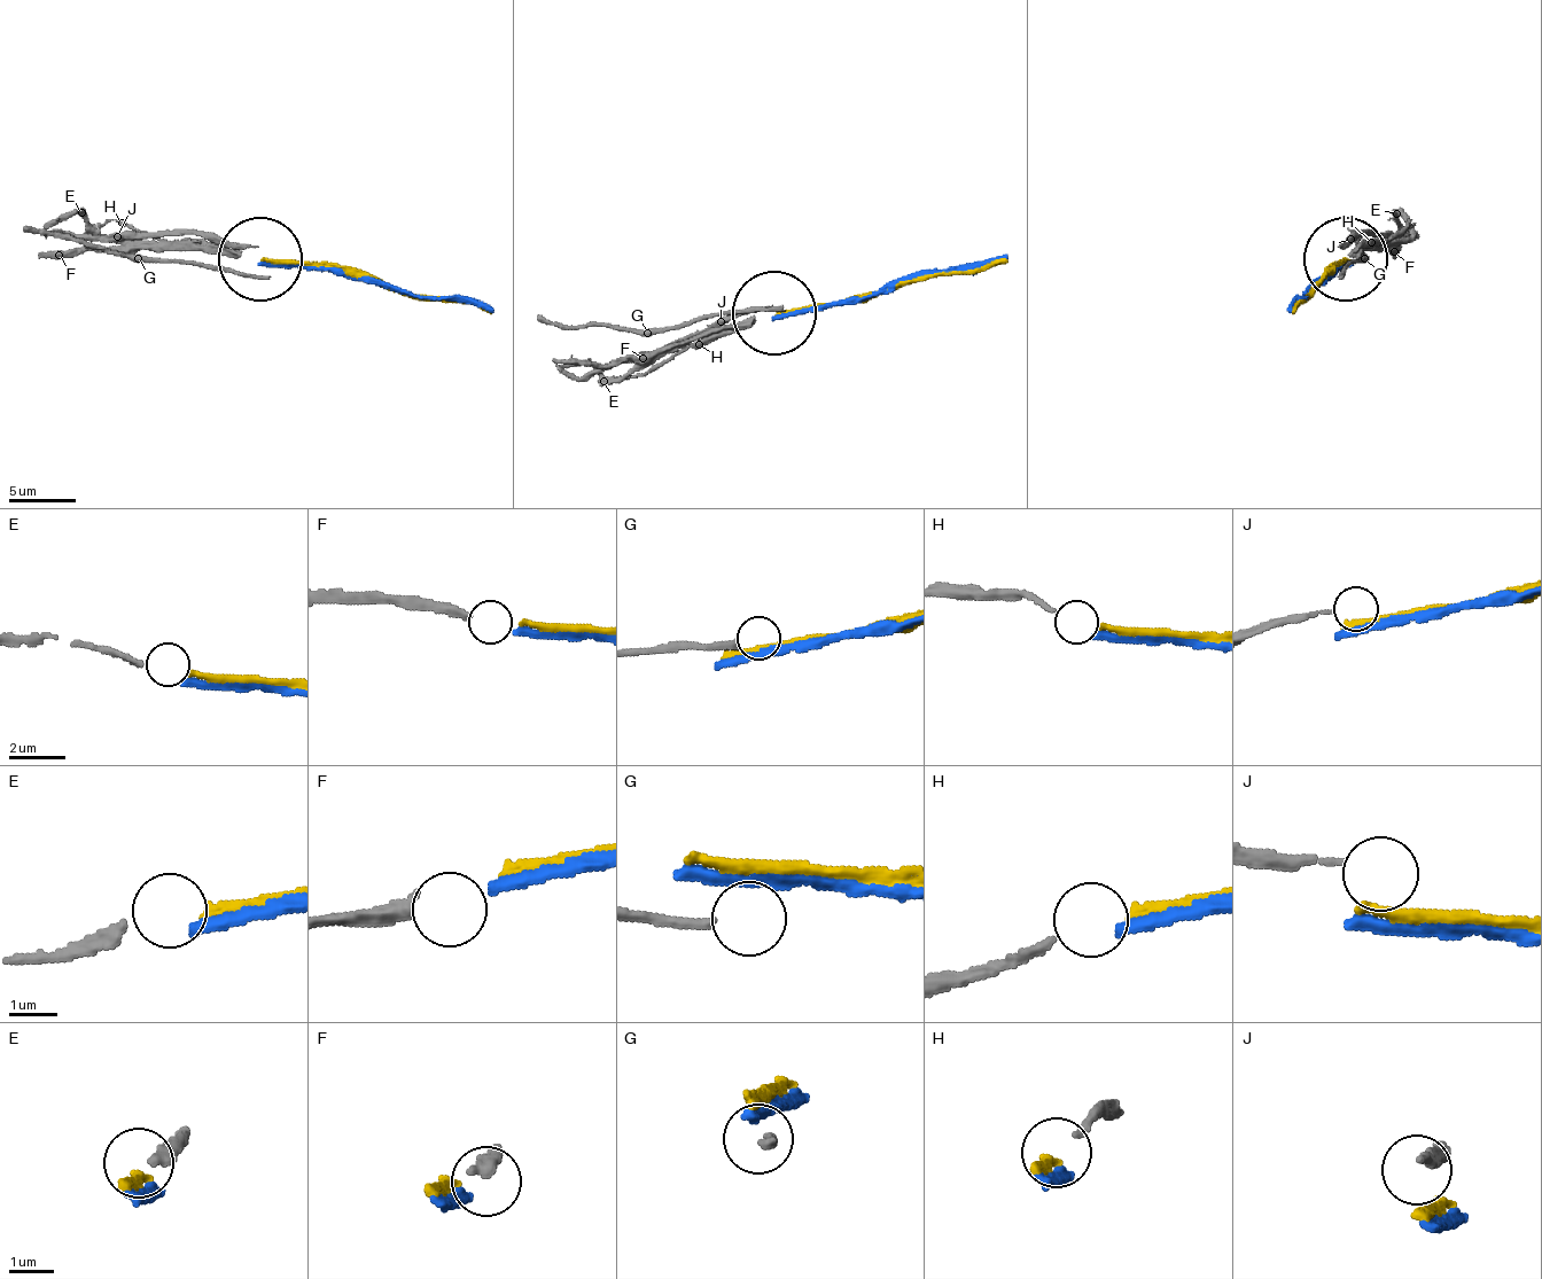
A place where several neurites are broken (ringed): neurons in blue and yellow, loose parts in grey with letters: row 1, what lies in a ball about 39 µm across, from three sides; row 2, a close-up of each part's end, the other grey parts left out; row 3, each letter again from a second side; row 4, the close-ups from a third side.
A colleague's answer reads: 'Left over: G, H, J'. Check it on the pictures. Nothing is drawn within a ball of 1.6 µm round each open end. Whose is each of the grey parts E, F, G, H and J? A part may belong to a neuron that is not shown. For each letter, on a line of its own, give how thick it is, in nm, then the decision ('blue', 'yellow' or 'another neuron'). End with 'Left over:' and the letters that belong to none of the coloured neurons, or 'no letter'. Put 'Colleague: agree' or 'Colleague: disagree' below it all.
E: 220 nm | yellow
F: 320 nm | blue
G: 240 nm | another neuron
H: 160 nm | another neuron
J: 130 nm | another neuron
Left over: G, H, J
Colleague: agree

